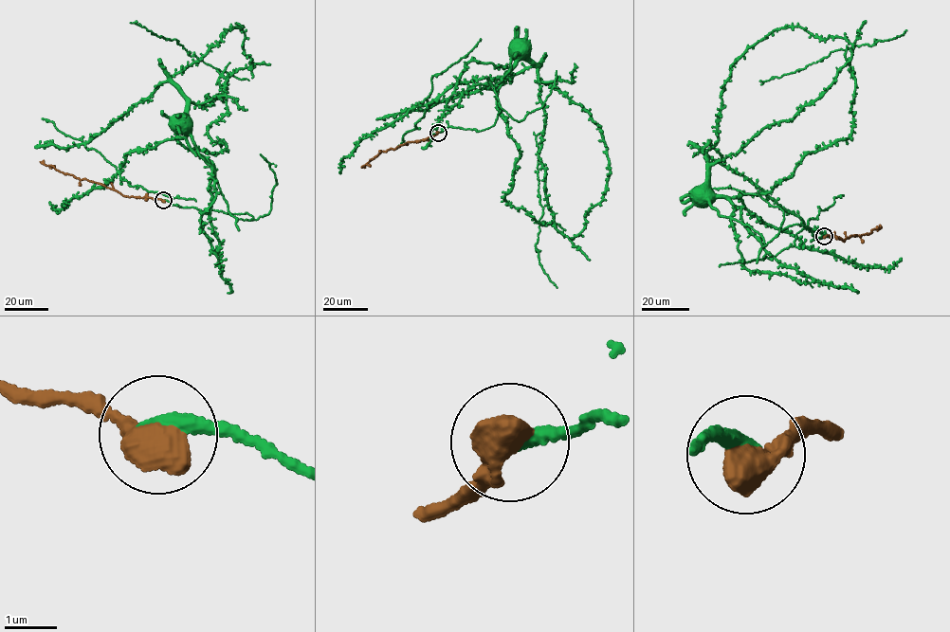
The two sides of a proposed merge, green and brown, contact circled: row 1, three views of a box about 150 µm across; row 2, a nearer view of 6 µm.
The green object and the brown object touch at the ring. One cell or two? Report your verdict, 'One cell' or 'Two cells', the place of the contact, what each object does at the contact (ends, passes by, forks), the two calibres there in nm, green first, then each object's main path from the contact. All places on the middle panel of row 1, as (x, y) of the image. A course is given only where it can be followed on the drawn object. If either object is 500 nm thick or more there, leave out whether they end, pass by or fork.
One cell. Place: (438, 133). Thickness 300 nm (green) against 750 nm. Course of green: (438, 132), (493, 126), (501, 109), (489, 89), (518, 55), (511, 52). Course of brown: (438, 132), (425, 139), (380, 151), (361, 168)

